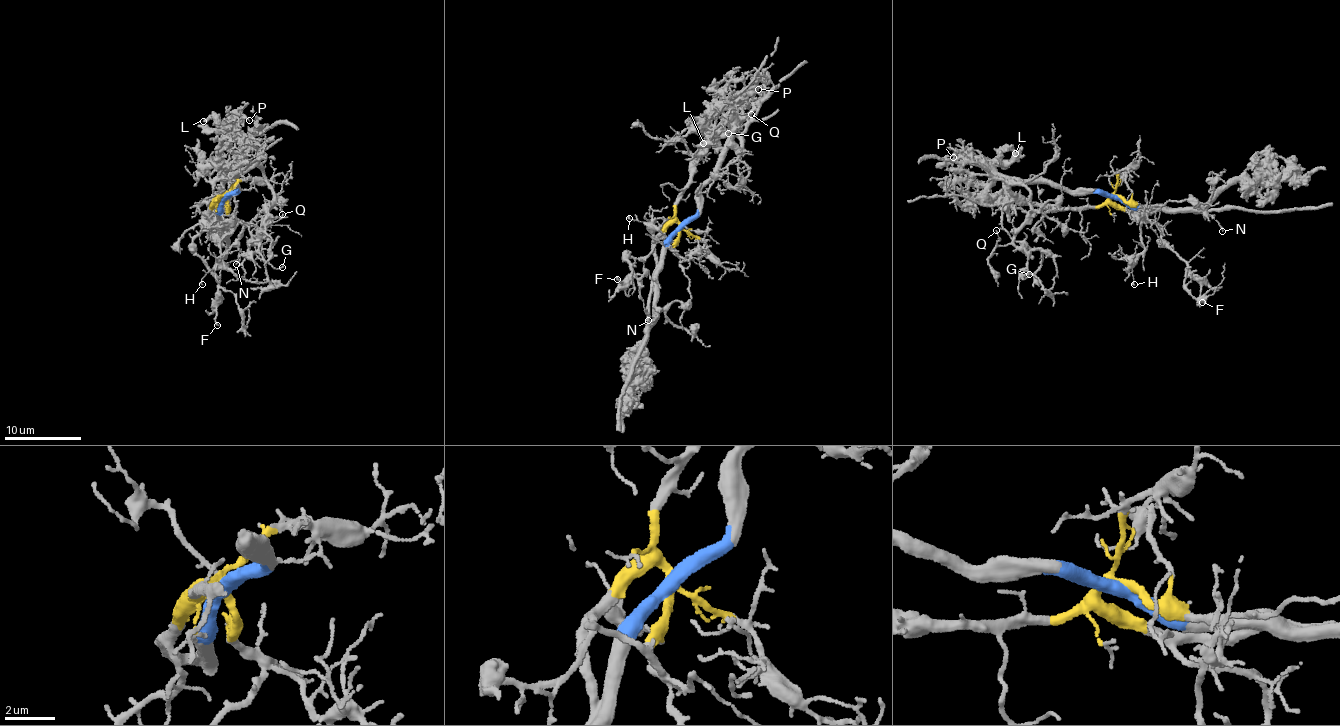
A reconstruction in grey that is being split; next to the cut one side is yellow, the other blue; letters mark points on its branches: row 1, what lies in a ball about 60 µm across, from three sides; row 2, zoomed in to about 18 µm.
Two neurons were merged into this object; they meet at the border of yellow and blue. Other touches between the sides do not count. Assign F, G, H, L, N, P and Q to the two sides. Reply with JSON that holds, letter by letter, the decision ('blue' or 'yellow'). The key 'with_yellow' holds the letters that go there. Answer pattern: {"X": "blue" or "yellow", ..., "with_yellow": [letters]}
{"F": "yellow", "G": "yellow", "H": "yellow", "L": "blue", "N": "yellow", "P": "blue", "Q": "yellow", "with_yellow": ["F", "G", "H", "N", "Q"]}

